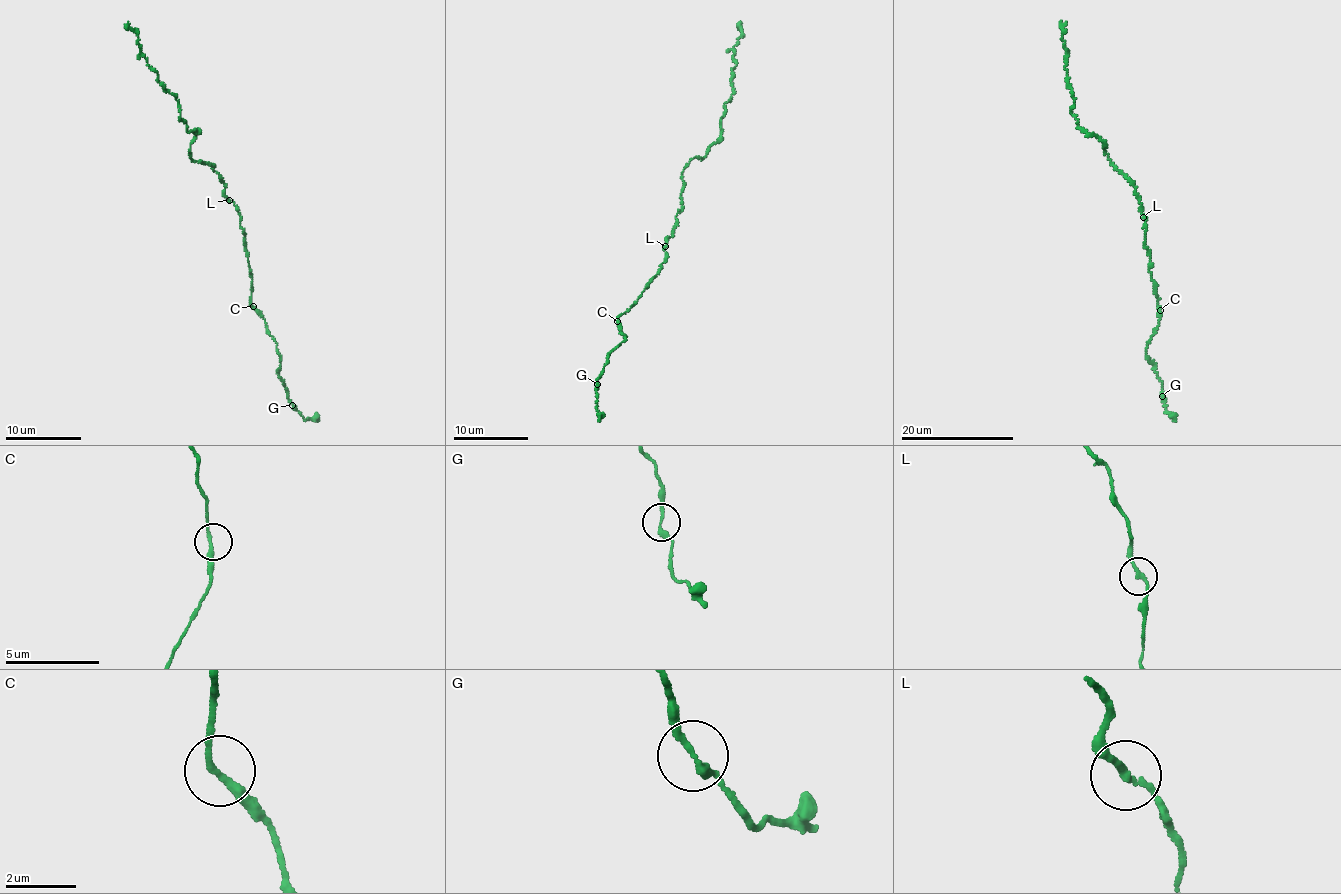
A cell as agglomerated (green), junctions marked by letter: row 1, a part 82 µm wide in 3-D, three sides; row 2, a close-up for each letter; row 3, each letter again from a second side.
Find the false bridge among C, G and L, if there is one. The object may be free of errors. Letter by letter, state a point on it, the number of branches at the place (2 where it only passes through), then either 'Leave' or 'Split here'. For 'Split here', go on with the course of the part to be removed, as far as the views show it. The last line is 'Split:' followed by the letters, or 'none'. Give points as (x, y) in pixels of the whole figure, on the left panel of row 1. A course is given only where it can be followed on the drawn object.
C: Place: (253, 306). Branches: 2. Leave
G: Place: (292, 405). Branches: 2. Leave
L: Place: (229, 200). Branches: 2. Leave
Split: none

